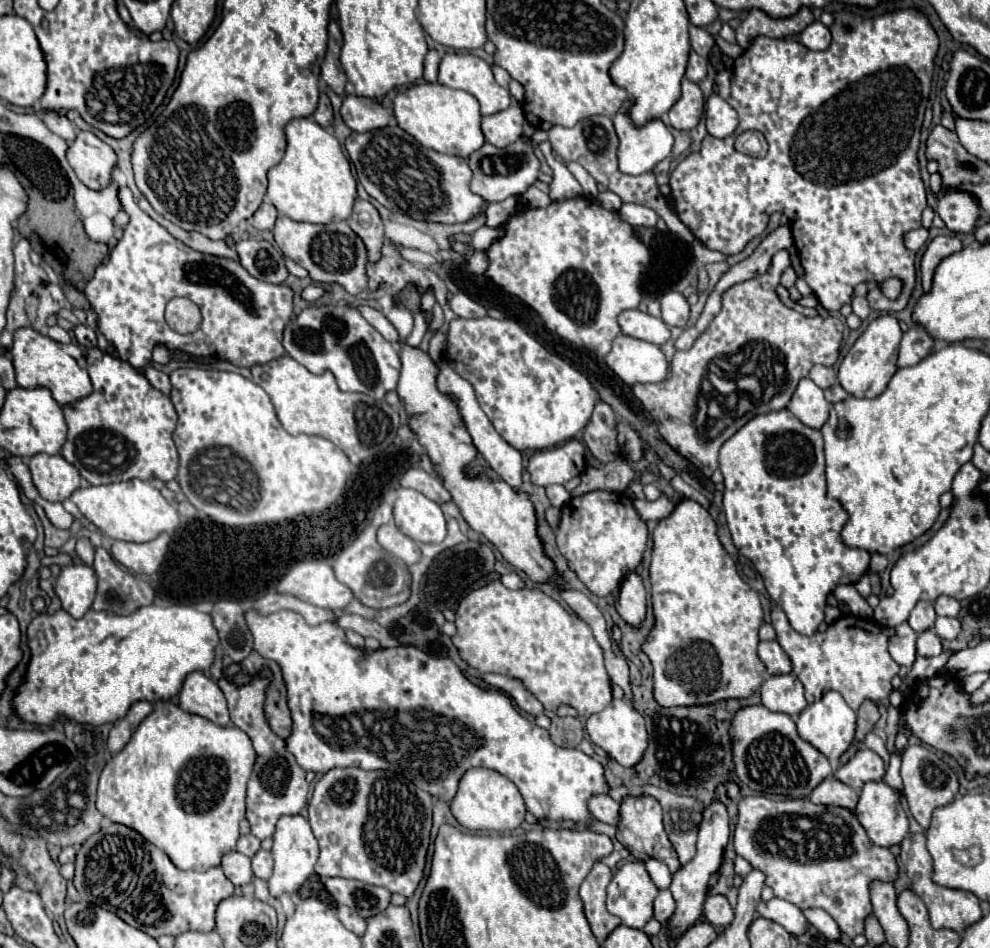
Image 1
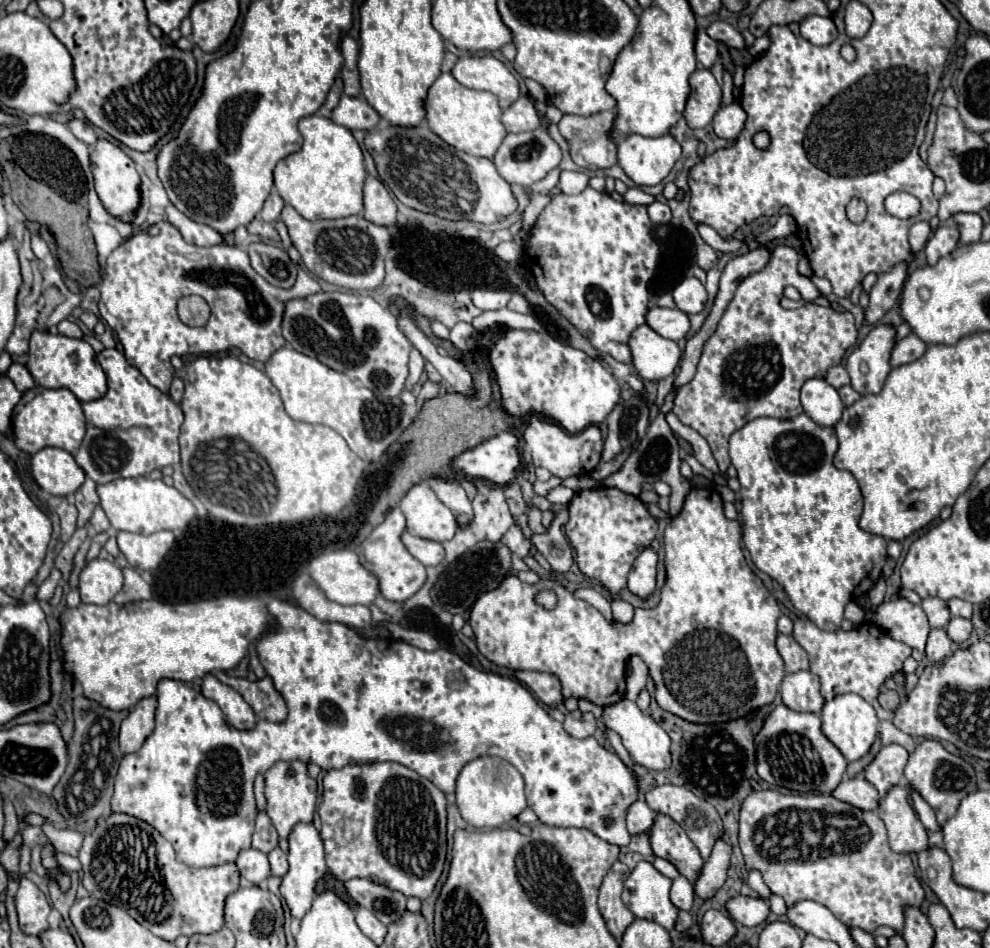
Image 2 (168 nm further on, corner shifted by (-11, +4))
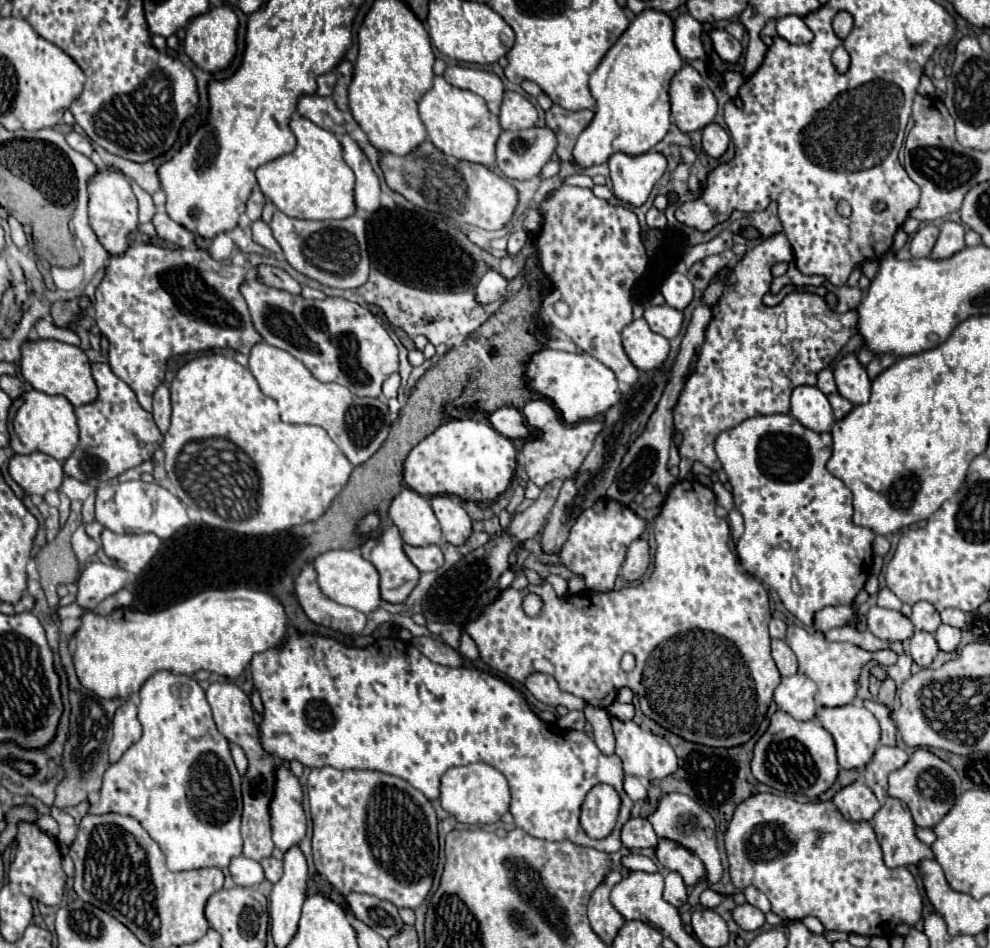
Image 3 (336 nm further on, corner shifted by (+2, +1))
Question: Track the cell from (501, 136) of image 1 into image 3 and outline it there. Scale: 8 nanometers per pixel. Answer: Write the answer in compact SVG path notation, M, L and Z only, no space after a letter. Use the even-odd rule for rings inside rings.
M505 93L501 113L499 113L499 125L505 131L519 131L529 129L537 123L537 109L519 93Z

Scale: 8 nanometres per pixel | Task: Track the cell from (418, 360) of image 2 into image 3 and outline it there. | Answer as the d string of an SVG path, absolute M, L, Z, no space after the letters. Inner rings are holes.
M393 373L393 375L383 383L383 395L385 395L387 399L397 397L397 389L399 389L399 385L401 385L401 377L399 377L399 373Z

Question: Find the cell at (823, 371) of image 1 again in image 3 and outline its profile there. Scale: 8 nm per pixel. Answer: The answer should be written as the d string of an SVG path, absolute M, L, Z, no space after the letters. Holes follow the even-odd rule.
M823 369L823 371L819 373L817 387L819 387L825 395L829 395L829 393L835 393L835 391L837 391L837 387L835 387L835 379L833 379L833 371L831 371L831 369Z

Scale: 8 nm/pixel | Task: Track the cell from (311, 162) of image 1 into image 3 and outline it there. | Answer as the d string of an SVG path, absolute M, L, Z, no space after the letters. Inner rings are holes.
M295 113L291 119L291 131L297 137L293 153L283 155L257 169L257 183L263 195L285 215L295 219L345 219L355 213L353 183L355 175L343 159L343 147L337 137Z

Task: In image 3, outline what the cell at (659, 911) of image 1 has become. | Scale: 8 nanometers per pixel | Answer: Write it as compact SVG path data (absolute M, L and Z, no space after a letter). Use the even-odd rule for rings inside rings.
M669 871L665 875L665 893L663 893L663 899L667 903L671 903L673 907L677 907L677 909L687 901L687 887L685 887L685 883L683 883L679 873Z

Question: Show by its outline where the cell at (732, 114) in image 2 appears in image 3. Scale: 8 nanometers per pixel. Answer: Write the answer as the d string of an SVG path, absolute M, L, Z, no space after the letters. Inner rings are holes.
M709 123L707 127L701 129L701 137L703 137L703 149L707 155L711 157L721 157L729 145L729 133L717 125L717 123Z

